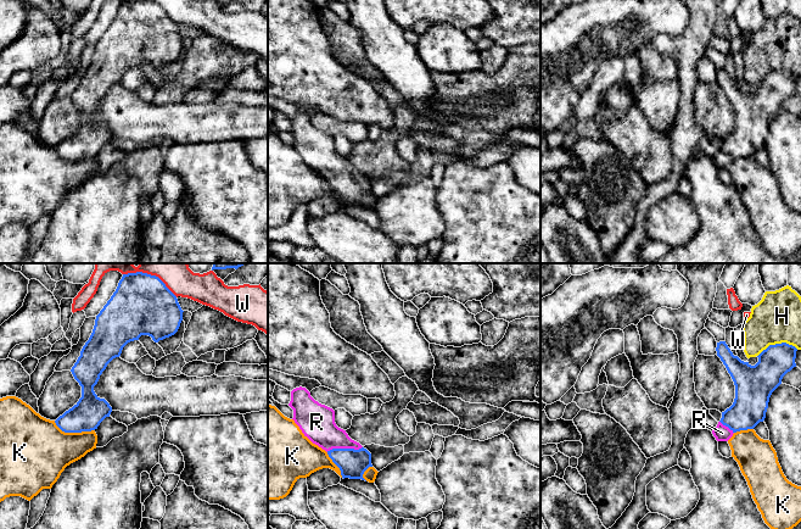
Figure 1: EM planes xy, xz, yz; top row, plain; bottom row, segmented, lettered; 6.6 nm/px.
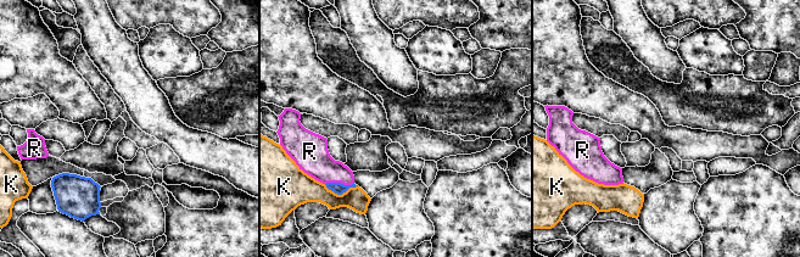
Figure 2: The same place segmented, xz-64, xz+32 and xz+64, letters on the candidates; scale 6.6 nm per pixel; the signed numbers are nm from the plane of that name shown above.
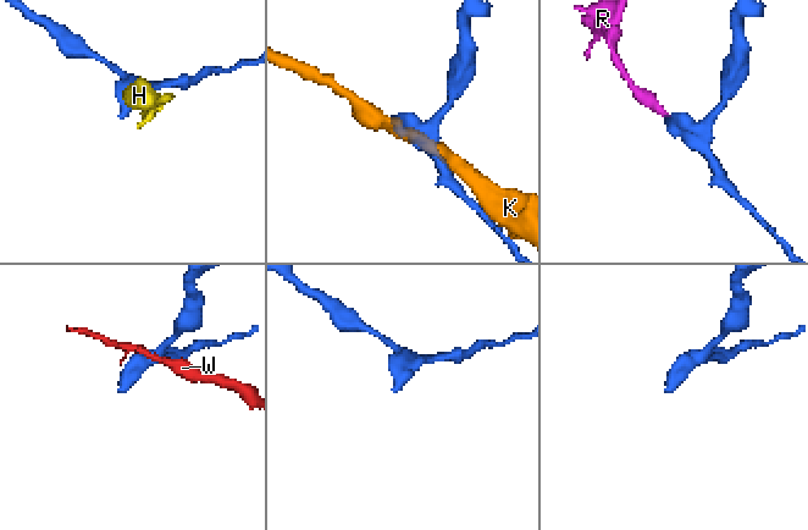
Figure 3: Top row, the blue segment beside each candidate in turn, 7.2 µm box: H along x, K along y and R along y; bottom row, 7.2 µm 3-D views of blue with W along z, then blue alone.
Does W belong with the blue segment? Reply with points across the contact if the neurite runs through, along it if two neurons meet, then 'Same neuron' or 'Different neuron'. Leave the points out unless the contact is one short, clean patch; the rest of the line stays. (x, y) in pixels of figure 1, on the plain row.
Different neuron

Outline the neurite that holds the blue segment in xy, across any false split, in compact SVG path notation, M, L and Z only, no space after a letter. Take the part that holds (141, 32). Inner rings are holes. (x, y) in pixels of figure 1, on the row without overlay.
M147 0L123 1L116 18L96 43L93 60L71 96L74 106L82 113L82 124L55 147L56 152L65 160L97 156L100 150L112 139L110 130L94 118L94 113L107 91L121 83L128 69L139 67L141 62L151 63L155 69L174 62L183 48L183 39L177 23L158 4Z

